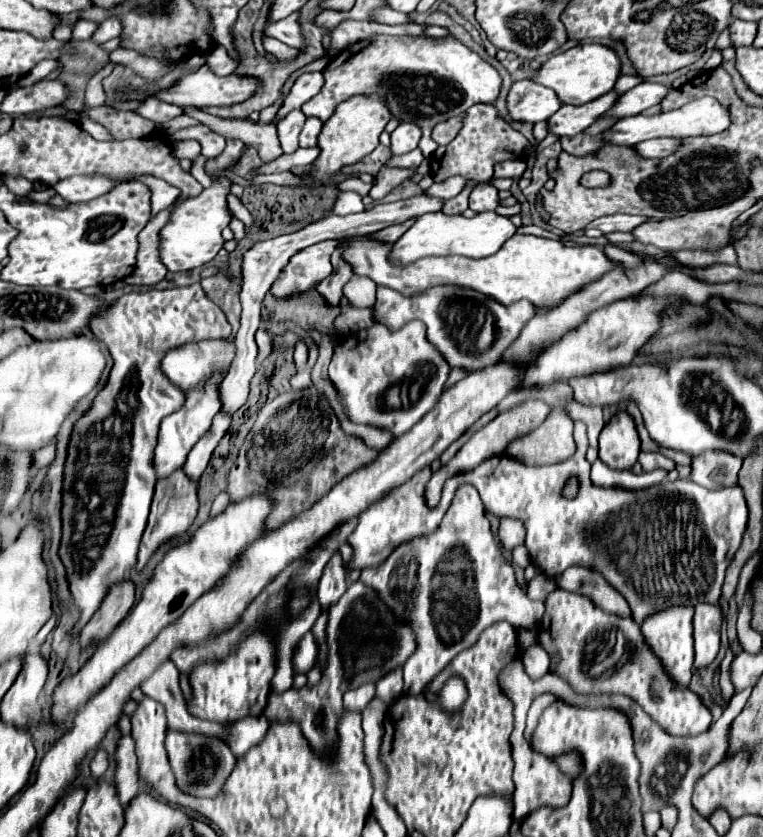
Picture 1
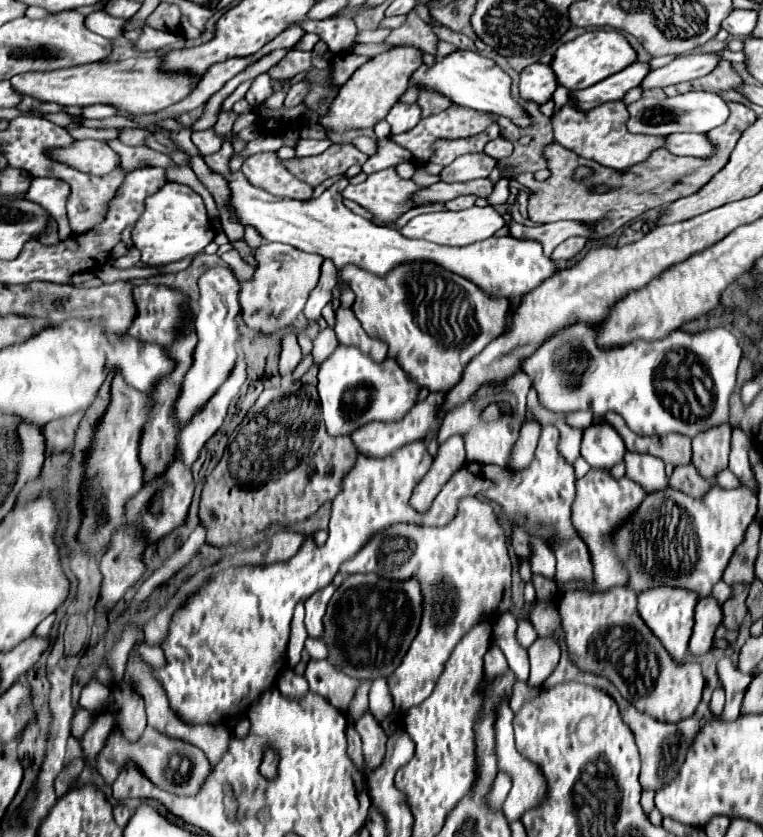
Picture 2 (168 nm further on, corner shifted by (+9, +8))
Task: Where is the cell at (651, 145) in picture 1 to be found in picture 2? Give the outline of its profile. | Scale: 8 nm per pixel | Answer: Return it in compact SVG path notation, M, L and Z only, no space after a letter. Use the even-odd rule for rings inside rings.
M680 132L664 136L664 148L678 156L698 156L698 158L706 158L714 150L706 134L680 134Z

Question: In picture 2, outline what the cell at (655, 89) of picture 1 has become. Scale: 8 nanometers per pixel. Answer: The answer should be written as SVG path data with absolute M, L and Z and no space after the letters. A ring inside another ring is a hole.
M686 54L686 56L678 56L668 66L652 70L642 80L640 88L642 90L664 88L664 86L670 86L670 84L680 84L680 82L686 82L686 80L700 78L700 76L708 74L710 70L714 70L718 60L720 58L716 54Z

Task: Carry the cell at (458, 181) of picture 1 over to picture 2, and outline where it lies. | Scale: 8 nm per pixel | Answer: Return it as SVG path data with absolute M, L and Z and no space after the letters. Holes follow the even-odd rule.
M484 152L480 154L466 154L456 158L450 166L440 172L442 182L470 182L478 178L488 178L496 160L488 158Z

